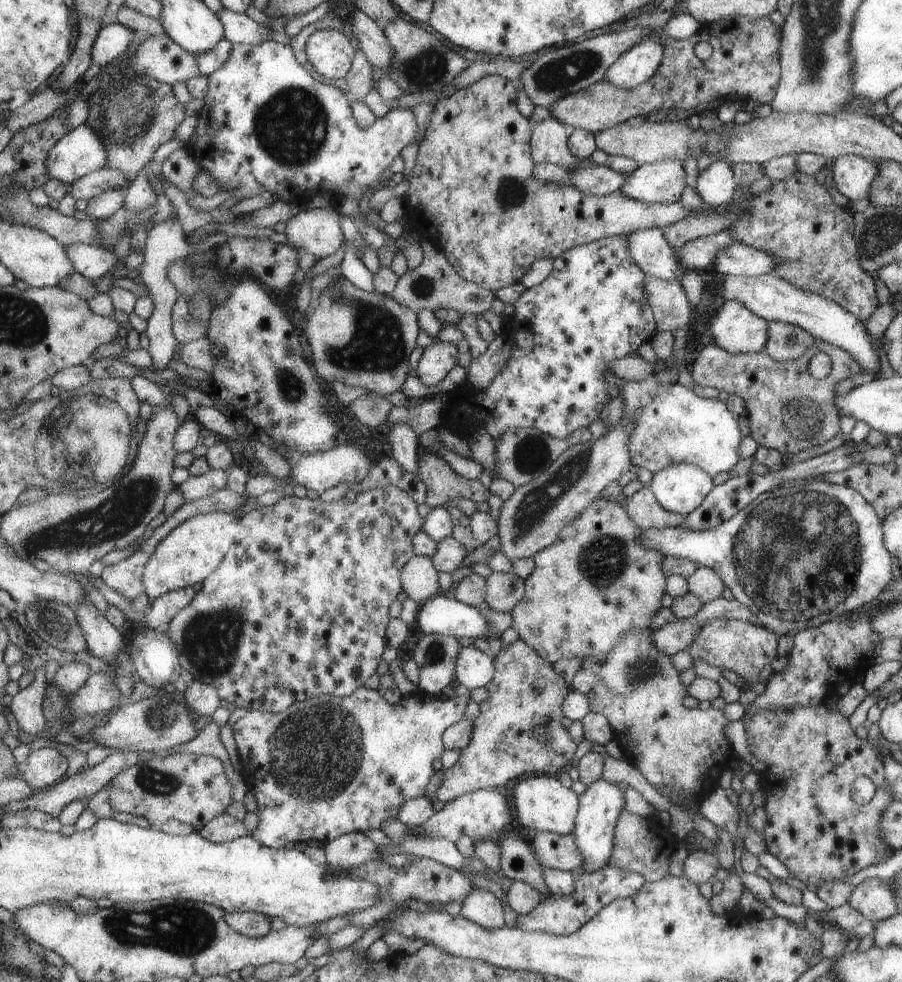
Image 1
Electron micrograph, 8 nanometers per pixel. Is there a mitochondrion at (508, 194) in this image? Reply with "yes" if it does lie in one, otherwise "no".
yes

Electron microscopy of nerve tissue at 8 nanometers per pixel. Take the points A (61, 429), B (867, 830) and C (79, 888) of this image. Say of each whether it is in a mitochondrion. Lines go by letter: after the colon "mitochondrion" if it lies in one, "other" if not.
A: mitochondrion
B: mitochondrion
C: other

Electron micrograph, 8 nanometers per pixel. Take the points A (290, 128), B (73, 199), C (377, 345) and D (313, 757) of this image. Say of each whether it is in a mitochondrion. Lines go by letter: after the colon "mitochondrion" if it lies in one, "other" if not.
A: mitochondrion
B: other
C: mitochondrion
D: mitochondrion

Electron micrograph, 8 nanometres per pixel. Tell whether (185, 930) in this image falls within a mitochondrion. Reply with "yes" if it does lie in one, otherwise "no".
yes

